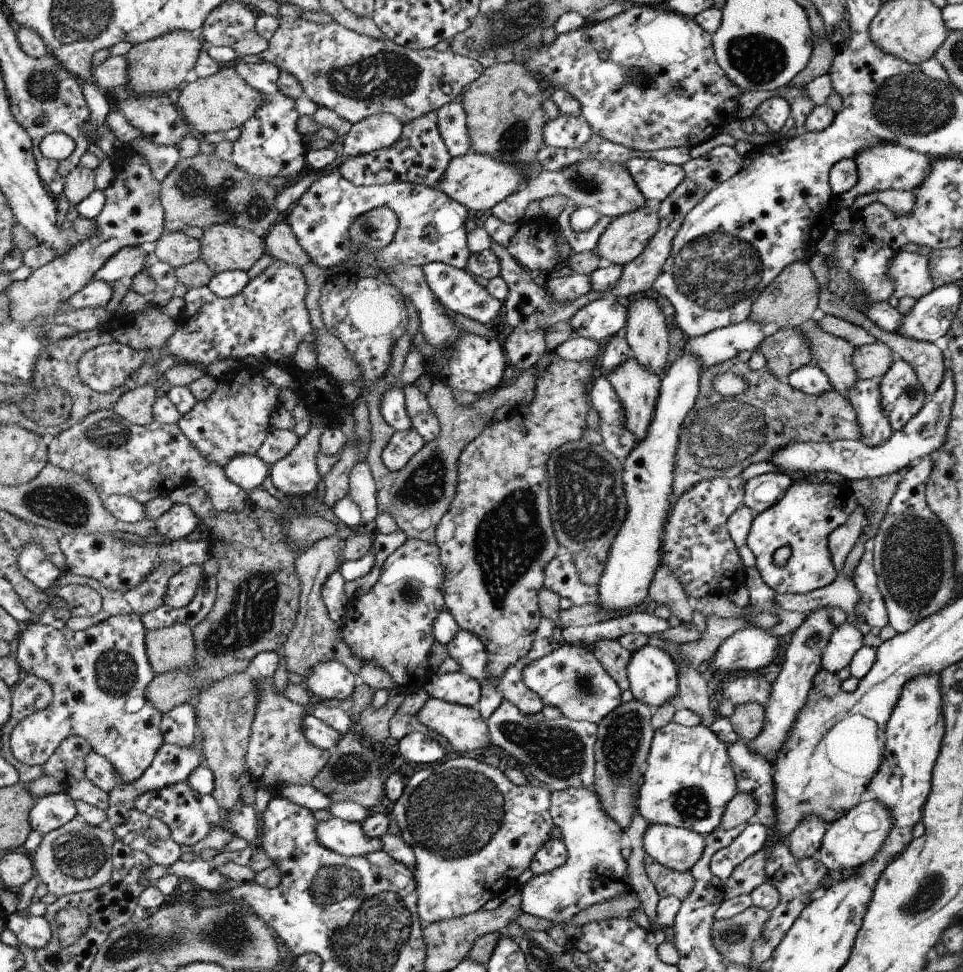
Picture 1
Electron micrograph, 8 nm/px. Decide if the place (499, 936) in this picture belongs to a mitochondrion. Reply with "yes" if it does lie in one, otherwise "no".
no

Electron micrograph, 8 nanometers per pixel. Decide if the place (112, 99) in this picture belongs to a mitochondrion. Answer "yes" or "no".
no

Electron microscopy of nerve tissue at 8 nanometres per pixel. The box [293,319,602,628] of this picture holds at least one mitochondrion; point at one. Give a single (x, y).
(511, 535)

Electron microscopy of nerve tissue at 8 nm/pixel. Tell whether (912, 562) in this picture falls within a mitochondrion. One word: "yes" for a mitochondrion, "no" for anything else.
yes

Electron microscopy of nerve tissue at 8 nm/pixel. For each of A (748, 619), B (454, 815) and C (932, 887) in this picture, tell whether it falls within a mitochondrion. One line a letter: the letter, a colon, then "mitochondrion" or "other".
A: other
B: mitochondrion
C: mitochondrion

